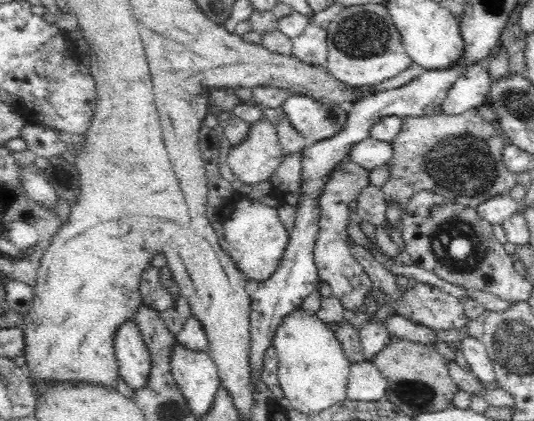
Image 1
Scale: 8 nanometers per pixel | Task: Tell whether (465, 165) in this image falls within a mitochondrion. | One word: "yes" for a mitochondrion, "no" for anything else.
yes

